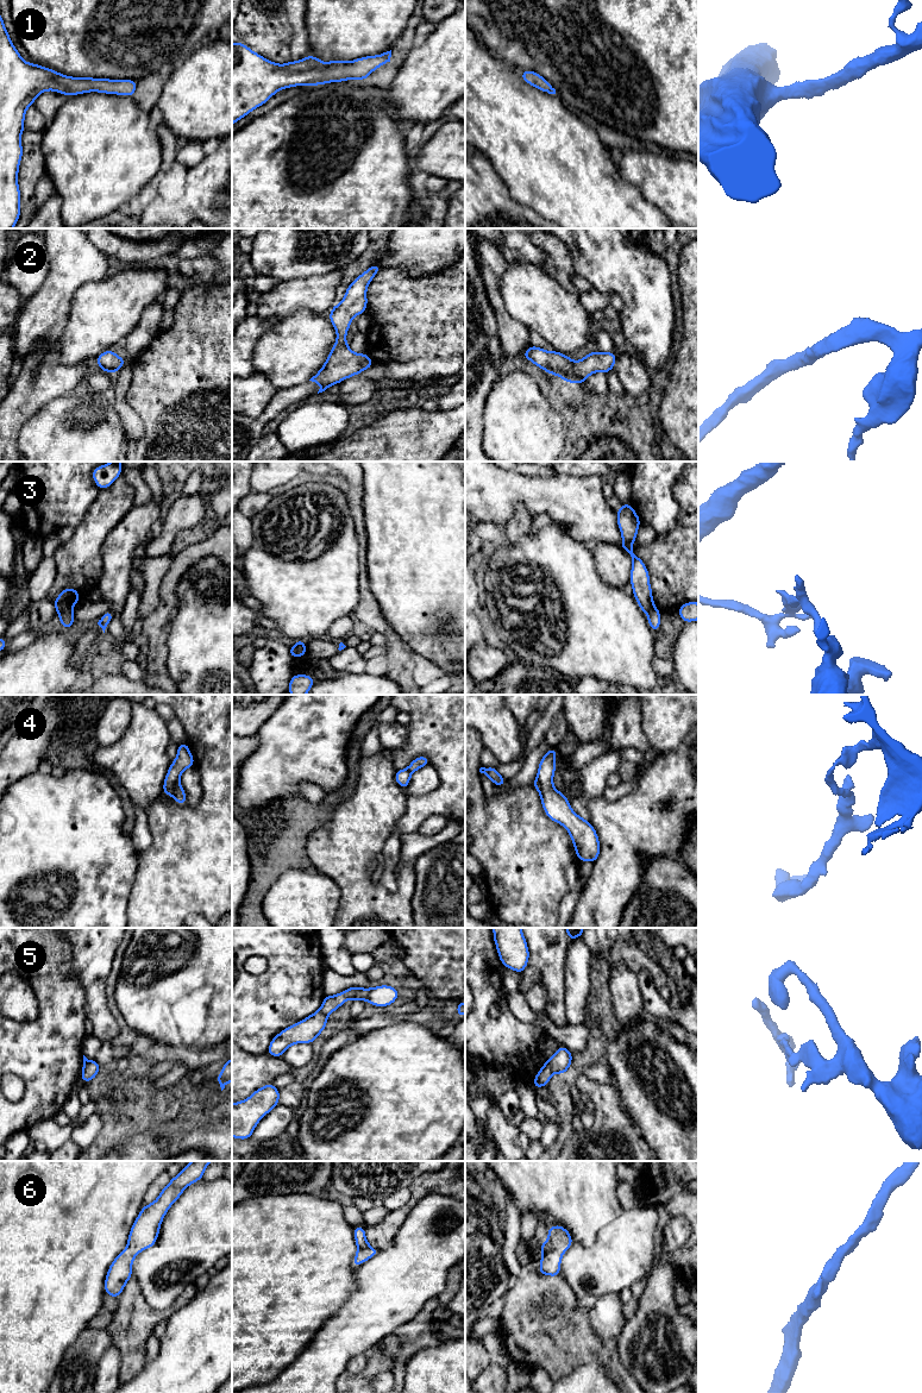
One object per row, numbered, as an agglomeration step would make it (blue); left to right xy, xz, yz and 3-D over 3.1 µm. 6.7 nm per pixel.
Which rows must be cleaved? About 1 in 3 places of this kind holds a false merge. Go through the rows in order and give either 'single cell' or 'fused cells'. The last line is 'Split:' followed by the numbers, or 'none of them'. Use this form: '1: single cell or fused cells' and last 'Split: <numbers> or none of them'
1: single cell
2: single cell
3: fused cells
4: fused cells
5: fused cells
6: single cell
Split: 3, 4, 5

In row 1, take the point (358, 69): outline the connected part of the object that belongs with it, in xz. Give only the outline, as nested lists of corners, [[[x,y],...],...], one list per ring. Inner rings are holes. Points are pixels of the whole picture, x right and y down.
[[[240,42],[232,43],[232,125],[281,89],[368,80],[374,70],[390,62],[390,57],[391,50],[350,62],[332,59],[322,63],[309,55],[296,62],[277,64]]]

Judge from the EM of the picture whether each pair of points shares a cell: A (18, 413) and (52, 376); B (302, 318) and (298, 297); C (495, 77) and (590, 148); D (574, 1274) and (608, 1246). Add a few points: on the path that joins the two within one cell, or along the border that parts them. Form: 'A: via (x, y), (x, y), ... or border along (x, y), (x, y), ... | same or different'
A: via (25, 403), (43, 386) | same
B: border along (322, 313), (299, 309), (278, 320) | different
C: via (519, 101), (566, 148) | same
D: via (582, 1269), (600, 1254) | same

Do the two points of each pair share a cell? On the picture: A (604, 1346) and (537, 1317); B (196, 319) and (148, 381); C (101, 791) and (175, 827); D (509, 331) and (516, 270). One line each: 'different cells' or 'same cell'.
A: same cell
B: same cell
C: different cells
D: different cells

